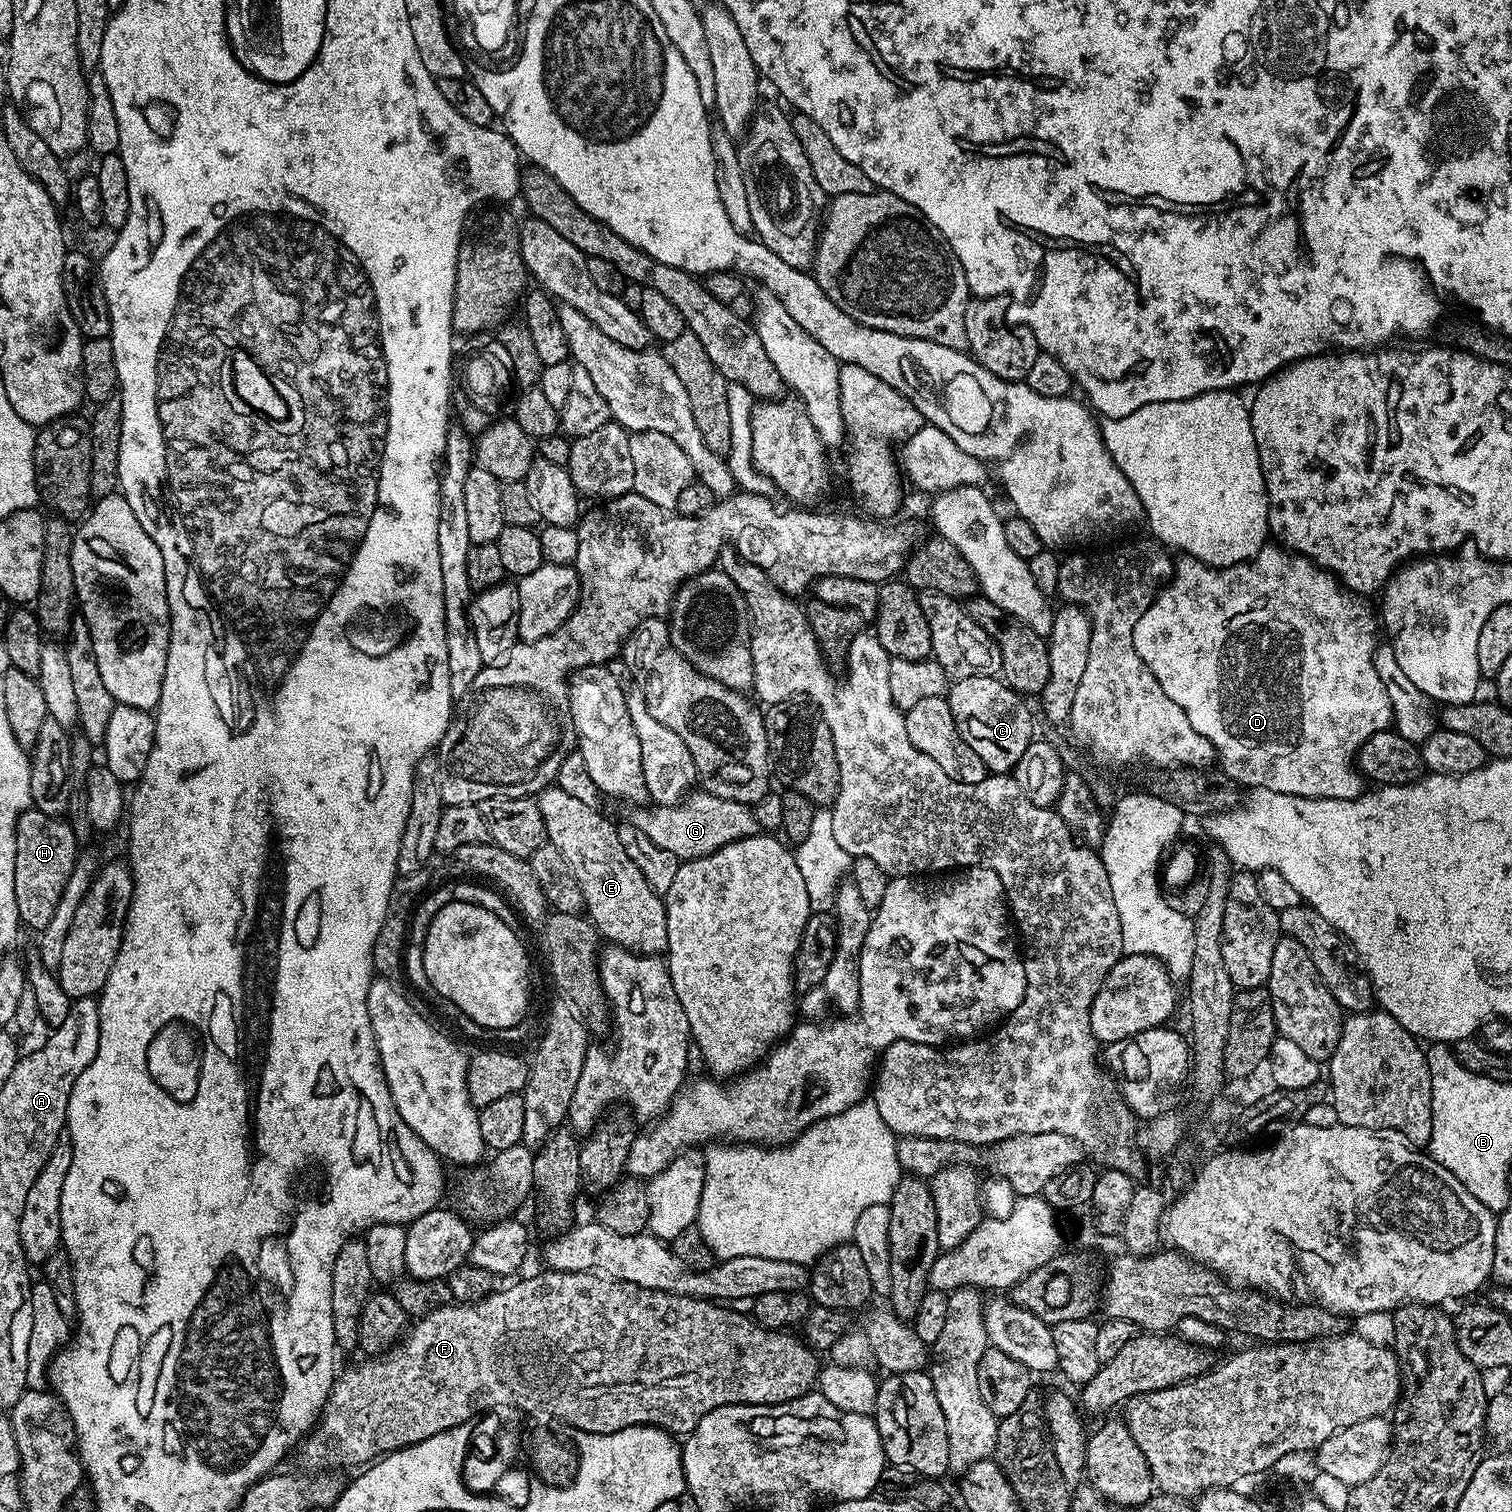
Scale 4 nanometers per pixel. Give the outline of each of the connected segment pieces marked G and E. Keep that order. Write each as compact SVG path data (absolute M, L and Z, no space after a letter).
M700 794L697 800L689 799L679 806L660 806L656 813L642 824L645 834L662 850L674 854L683 862L697 860L714 854L718 849L733 844L736 840L745 840L747 836L757 835L753 809L746 804L733 800L723 800L711 794Z
M549 786L539 793L537 804L546 826L547 841L562 850L563 857L571 866L575 880L582 887L585 911L597 933L603 939L605 936L613 945L641 956L655 957L663 953L668 947L667 905L663 897L646 882L641 868L622 846L621 839L618 838L618 826L612 824L599 809L584 805L578 798L570 798L570 794L555 786Z

